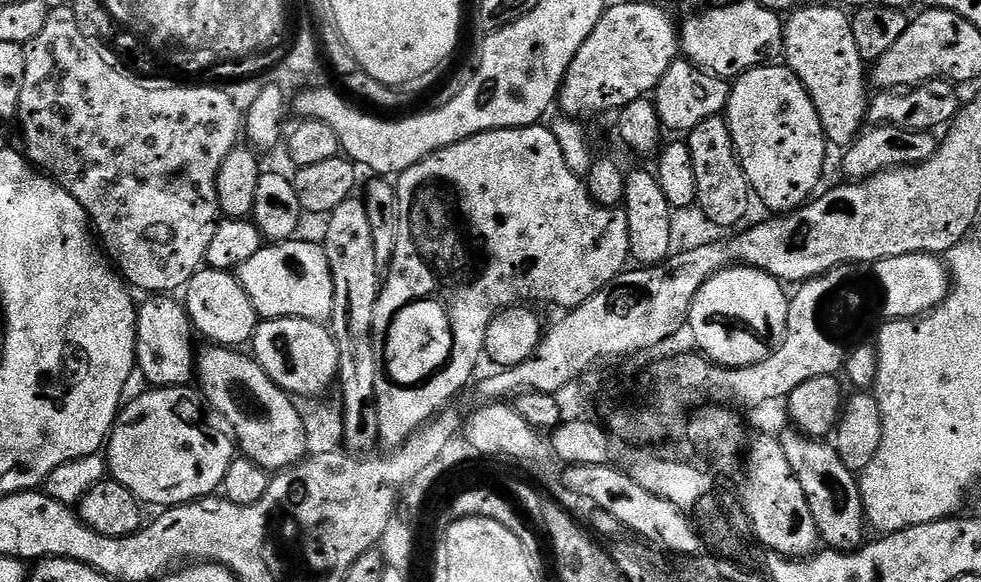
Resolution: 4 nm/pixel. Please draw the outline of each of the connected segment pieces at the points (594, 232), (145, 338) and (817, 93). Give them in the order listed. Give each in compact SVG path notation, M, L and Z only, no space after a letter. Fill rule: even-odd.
M539 123L539 124L532 124L532 125L531 125L531 126L530 126L530 127L528 127L528 128L498 128L498 129L496 129L496 131L495 131L495 132L480 132L480 133L478 133L478 134L477 134L477 135L476 135L476 136L471 136L471 137L470 137L470 138L466 138L466 139L465 139L465 140L463 140L463 141L462 141L462 142L458 142L458 143L457 143L457 144L455 144L455 145L454 145L454 146L446 146L446 147L445 147L445 148L443 148L443 149L442 149L442 150L438 150L438 151L437 151L437 152L435 152L435 153L434 153L434 154L433 154L433 156L427 156L427 158L426 158L426 159L424 159L424 160L423 160L423 161L422 161L422 162L418 162L418 163L417 163L417 164L415 164L415 165L414 165L414 166L410 166L410 167L409 167L409 168L407 168L407 169L406 169L406 171L404 171L404 172L401 172L401 173L399 173L399 176L398 176L398 179L397 179L397 180L396 180L396 181L395 181L395 185L396 185L396 193L397 193L397 194L398 194L398 206L399 206L399 207L400 207L400 221L399 221L399 222L398 222L398 246L396 246L396 247L395 247L395 248L394 248L394 258L393 258L393 259L392 259L392 263L391 263L391 264L389 264L389 265L387 265L387 268L386 268L386 275L385 275L385 276L384 276L384 277L383 277L383 280L382 280L382 287L381 287L381 290L380 290L380 297L379 297L379 298L378 298L378 302L377 302L377 303L376 303L376 305L375 305L375 306L374 306L374 326L373 326L373 327L372 327L372 337L373 337L373 338L374 338L374 358L378 358L378 374L377 374L377 375L376 375L376 401L377 401L377 402L378 402L378 438L379 438L379 439L380 439L380 443L379 443L379 447L380 447L380 448L381 448L381 449L384 449L384 450L391 450L391 449L393 449L393 448L401 448L401 446L402 446L402 445L404 445L404 443L406 443L406 441L407 441L407 440L409 440L409 439L410 439L410 438L411 438L411 437L412 437L412 435L413 435L413 434L414 434L414 433L415 433L415 432L419 432L419 431L420 431L420 429L421 429L421 428L423 428L423 427L424 427L424 425L426 425L426 424L429 424L429 423L430 423L430 421L431 421L431 420L434 420L434 419L436 419L436 417L437 417L437 416L439 416L439 415L440 415L440 413L441 413L441 412L443 412L443 411L445 411L445 409L447 409L447 408L448 408L448 407L449 407L449 405L451 405L451 404L448 404L448 403L450 403L450 402L451 402L451 400L452 400L452 399L454 399L454 398L455 398L455 396L456 396L456 395L458 395L458 394L459 394L459 392L460 392L460 391L462 391L462 390L463 390L463 388L464 388L464 387L466 387L466 386L467 386L467 384L468 384L468 383L470 383L470 382L471 382L471 380L472 380L472 375L474 375L474 374L475 374L475 372L476 372L476 359L478 359L478 358L479 358L479 356L481 356L481 357L483 357L483 356L484 356L484 355L485 355L485 351L484 351L484 339L485 339L485 338L486 338L486 330L487 330L487 329L488 329L488 327L489 327L489 326L490 326L490 322L491 322L491 321L492 321L492 320L493 320L493 319L494 319L494 318L495 318L495 317L496 317L496 315L497 315L497 314L499 314L499 313L501 313L501 312L503 312L503 311L504 311L504 309L505 309L505 308L511 308L511 307L513 307L513 306L520 306L520 305L523 305L523 304L524 304L524 303L525 303L525 302L532 302L532 301L528 301L528 300L541 300L541 302L542 302L542 303L544 303L544 304L557 304L557 306L558 306L558 307L560 307L560 310L571 310L571 309L574 309L574 308L577 308L577 307L578 307L578 305L579 305L579 304L581 304L581 303L582 303L582 302L586 302L586 301L587 301L587 300L588 300L588 299L589 299L589 298L591 298L591 296L593 296L593 295L594 295L594 294L595 294L595 293L596 293L596 292L601 292L601 290L602 290L602 289L603 289L603 288L604 288L604 287L605 287L605 286L606 286L606 285L608 285L608 284L611 284L611 283L612 283L612 281L613 281L613 280L615 280L615 279L616 279L616 277L617 277L617 276L619 276L619 275L620 275L620 273L621 273L621 272L623 272L623 271L625 271L625 269L627 269L627 268L628 268L628 267L629 267L629 264L630 264L630 234L629 234L629 233L628 233L628 227L627 227L627 226L626 226L626 214L625 214L625 213L624 213L624 209L623 209L623 207L618 207L618 208L602 208L602 207L600 207L600 205L599 205L599 204L596 204L596 203L594 203L594 201L593 201L593 200L592 200L592 199L591 199L591 198L590 198L590 194L589 194L589 193L588 193L588 185L587 185L587 183L585 183L585 181L584 181L584 180L583 180L583 179L581 179L581 177L579 177L579 176L576 176L576 175L575 175L575 174L574 174L574 170L570 170L570 166L566 166L566 158L562 158L562 146L558 146L558 138L554 138L554 134L553 134L553 133L552 133L552 130L551 130L551 127L548 127L548 126L545 126L545 125L544 125L544 124L543 124L543 123ZM428 300L429 300L429 302L430 302L430 303L432 303L432 304L437 304L437 306L438 306L438 307L440 307L440 308L441 308L441 310L442 310L442 311L444 311L444 316L445 316L445 318L446 318L446 319L448 319L448 328L449 328L449 330L450 330L450 331L452 331L452 344L444 344L444 345L442 345L442 346L441 346L441 348L439 348L439 346L438 346L438 345L436 345L436 344L428 344Z
M156 294L145 304L141 303L136 317L136 360L137 369L149 380L149 385L157 388L179 388L187 385L188 380L193 379L196 372L196 362L198 359L198 348L192 345L194 329L191 320L188 319L188 309L184 307L179 299L168 294Z
M809 3L807 8L797 8L787 17L784 25L783 59L786 67L806 86L818 110L824 139L829 145L847 149L866 124L870 80L866 75L866 62L854 46L854 34L849 13L843 7L831 8L828 4Z

